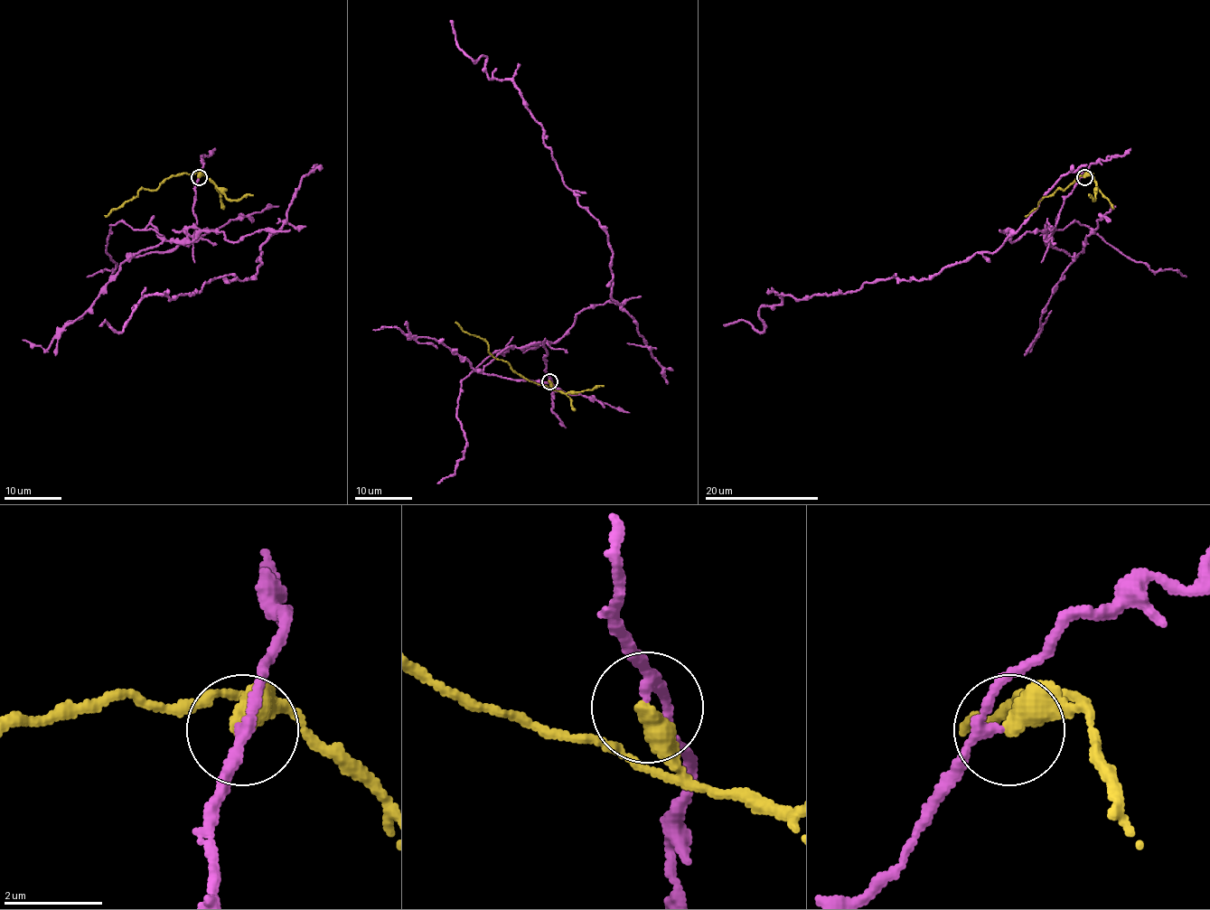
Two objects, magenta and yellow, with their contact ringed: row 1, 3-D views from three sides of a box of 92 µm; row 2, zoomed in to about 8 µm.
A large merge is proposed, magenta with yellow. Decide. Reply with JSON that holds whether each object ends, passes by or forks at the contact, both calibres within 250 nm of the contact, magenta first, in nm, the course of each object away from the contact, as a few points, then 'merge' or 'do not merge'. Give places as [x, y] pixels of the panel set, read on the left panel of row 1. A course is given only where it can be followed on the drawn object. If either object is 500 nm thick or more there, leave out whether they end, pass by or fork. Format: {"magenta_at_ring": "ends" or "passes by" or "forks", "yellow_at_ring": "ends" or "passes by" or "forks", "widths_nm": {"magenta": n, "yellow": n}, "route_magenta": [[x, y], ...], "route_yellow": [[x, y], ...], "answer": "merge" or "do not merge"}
{"magenta_at_ring": "passes by", "yellow_at_ring": "ends", "widths_nm": {"magenta": 190, "yellow": 480}, "route_magenta": [[199, 176], [193, 239], [266, 229], [257, 272], [171, 299], [146, 295], [119, 332], [99, 326]], "route_yellow": [[199, 176], [194, 172], [169, 176], [156, 189], [140, 189], [137, 196], [105, 216]], "answer": "do not merge"}

